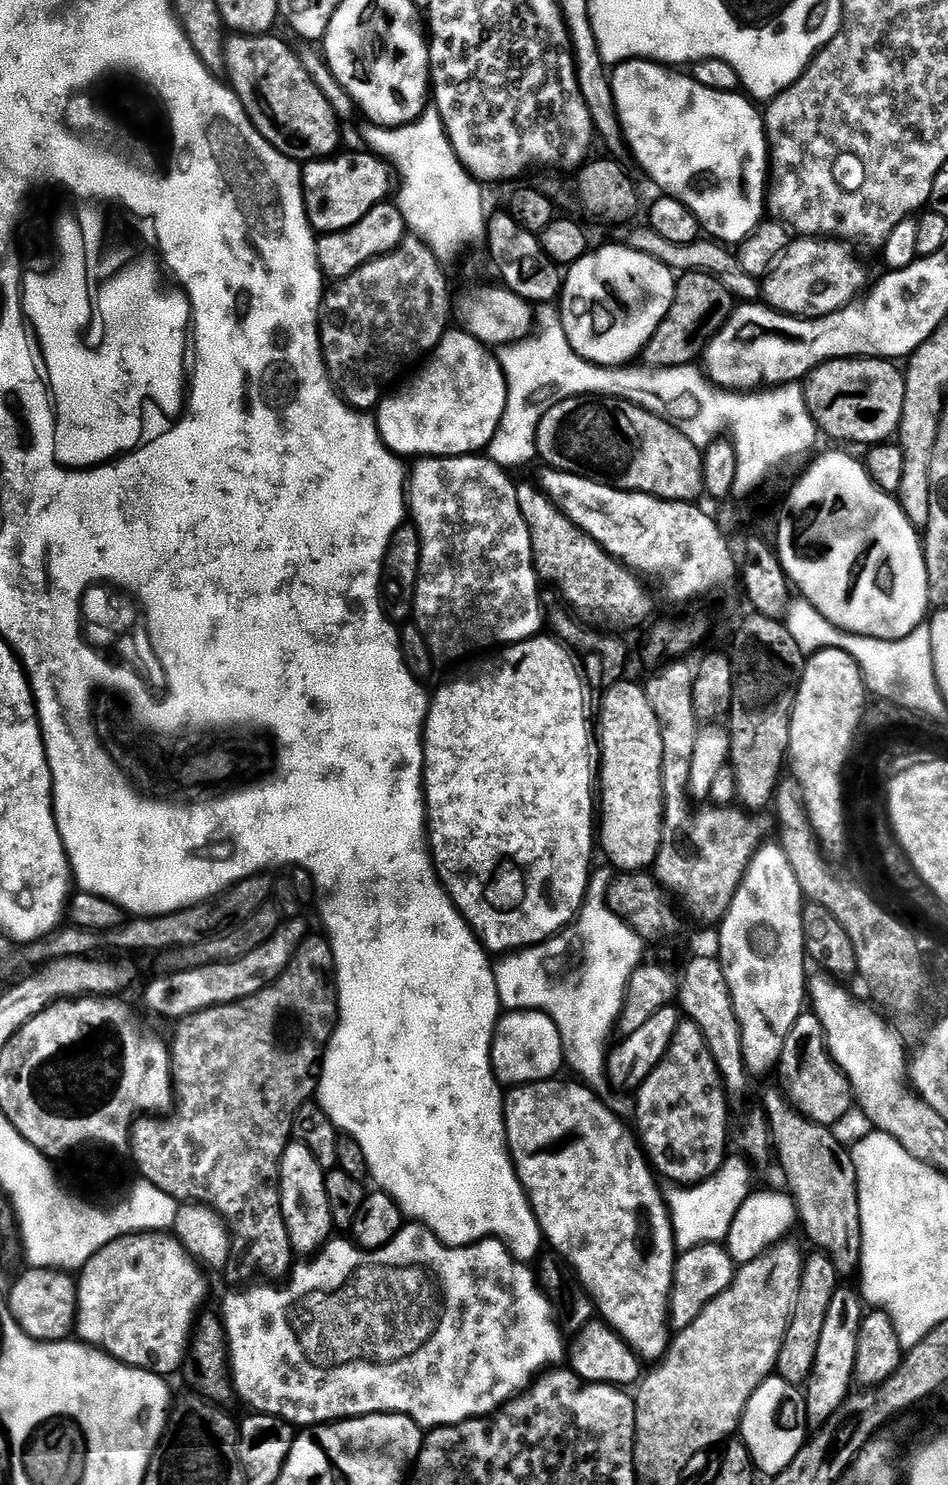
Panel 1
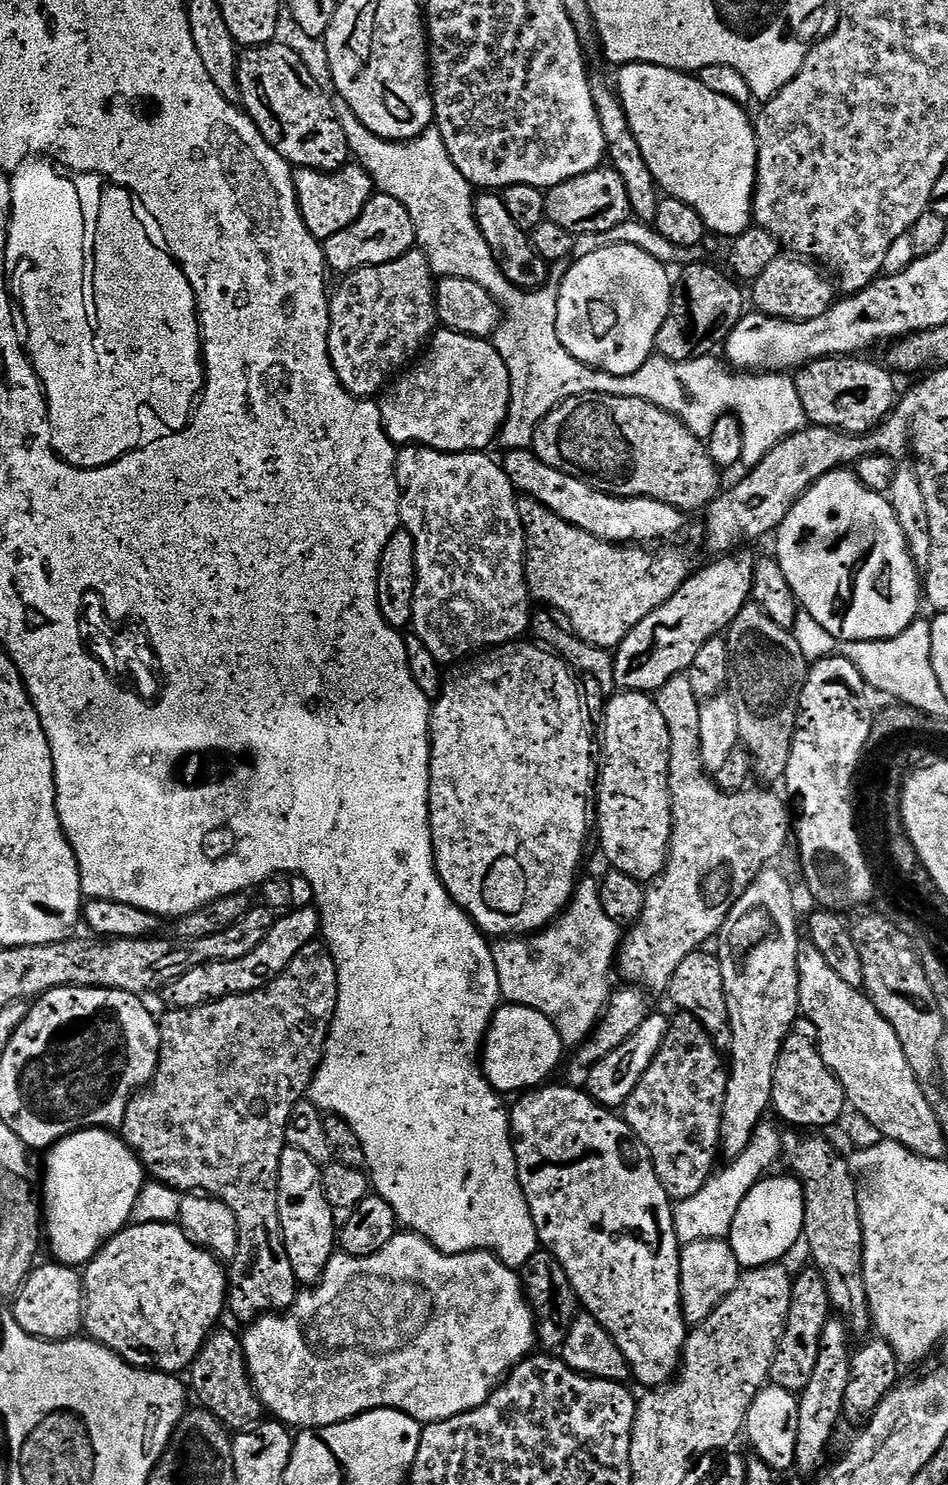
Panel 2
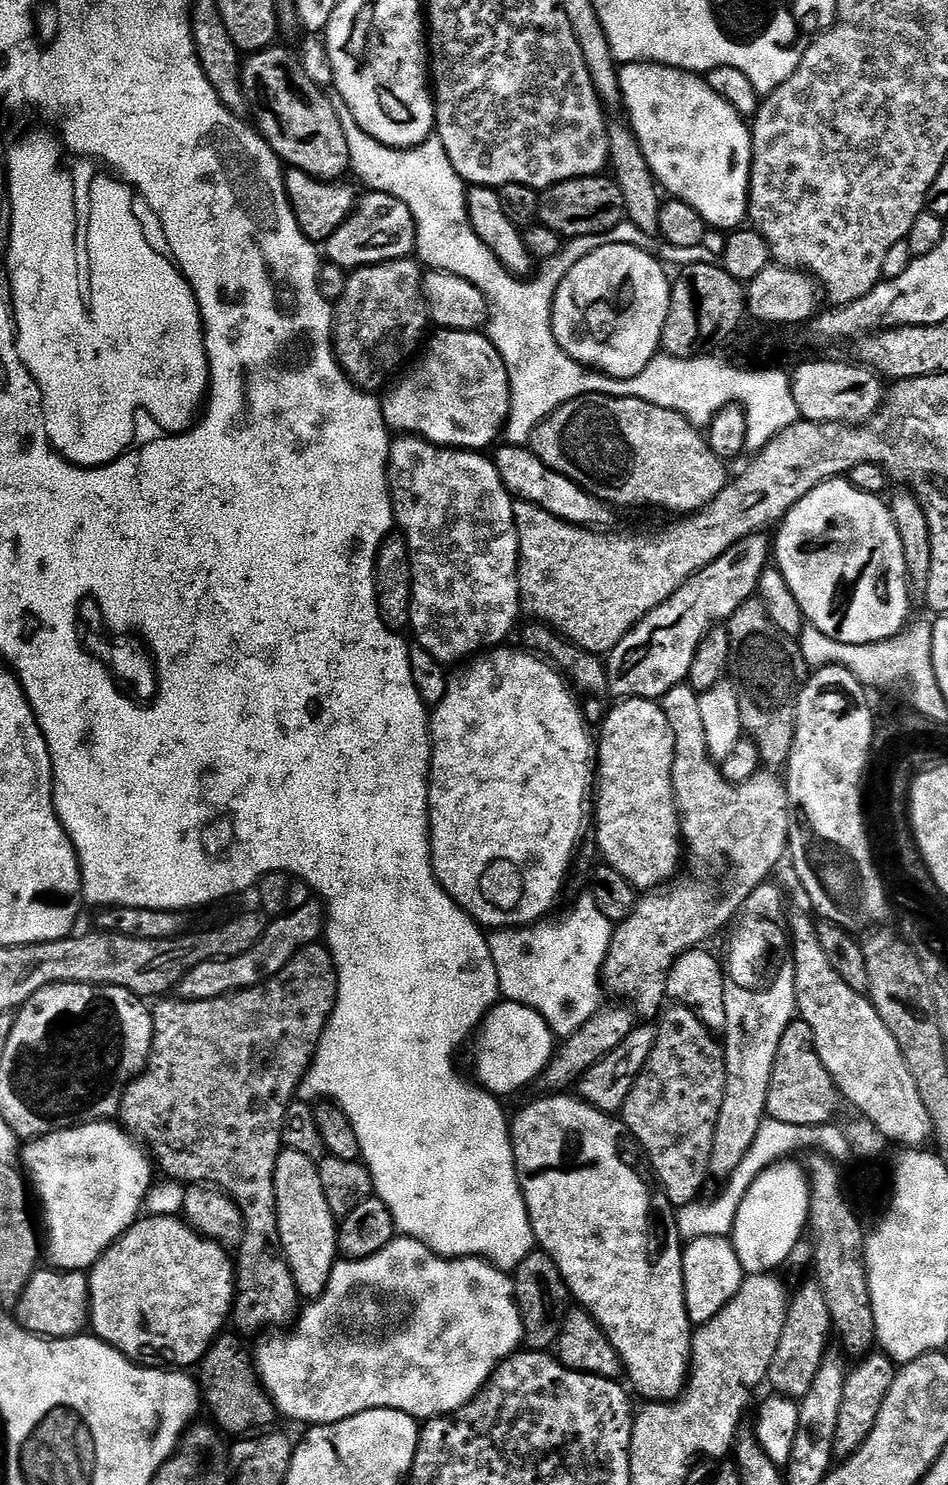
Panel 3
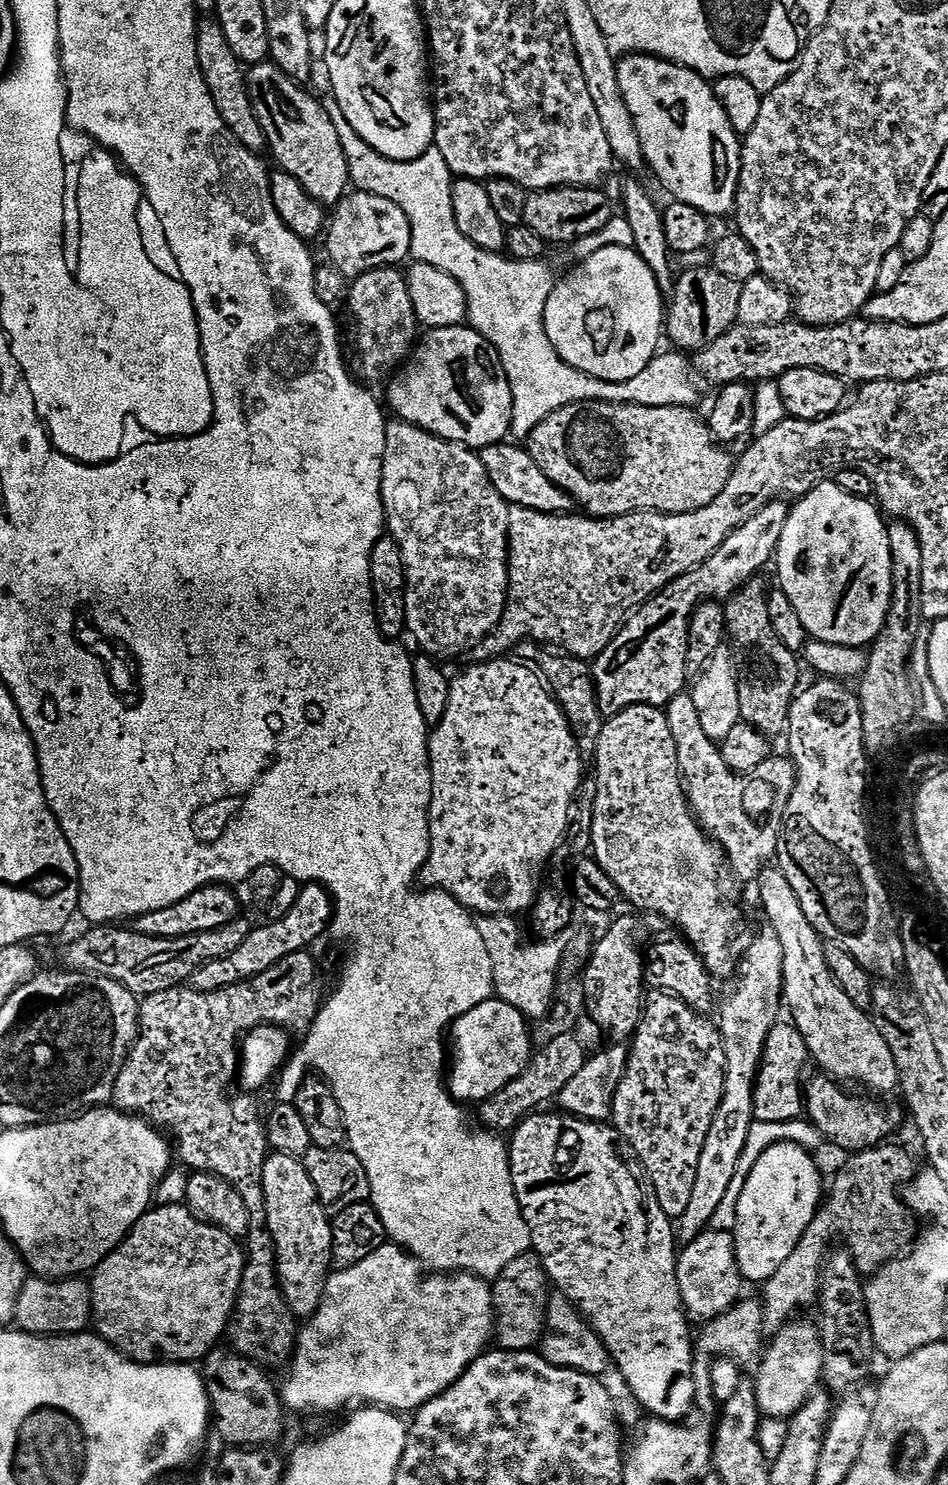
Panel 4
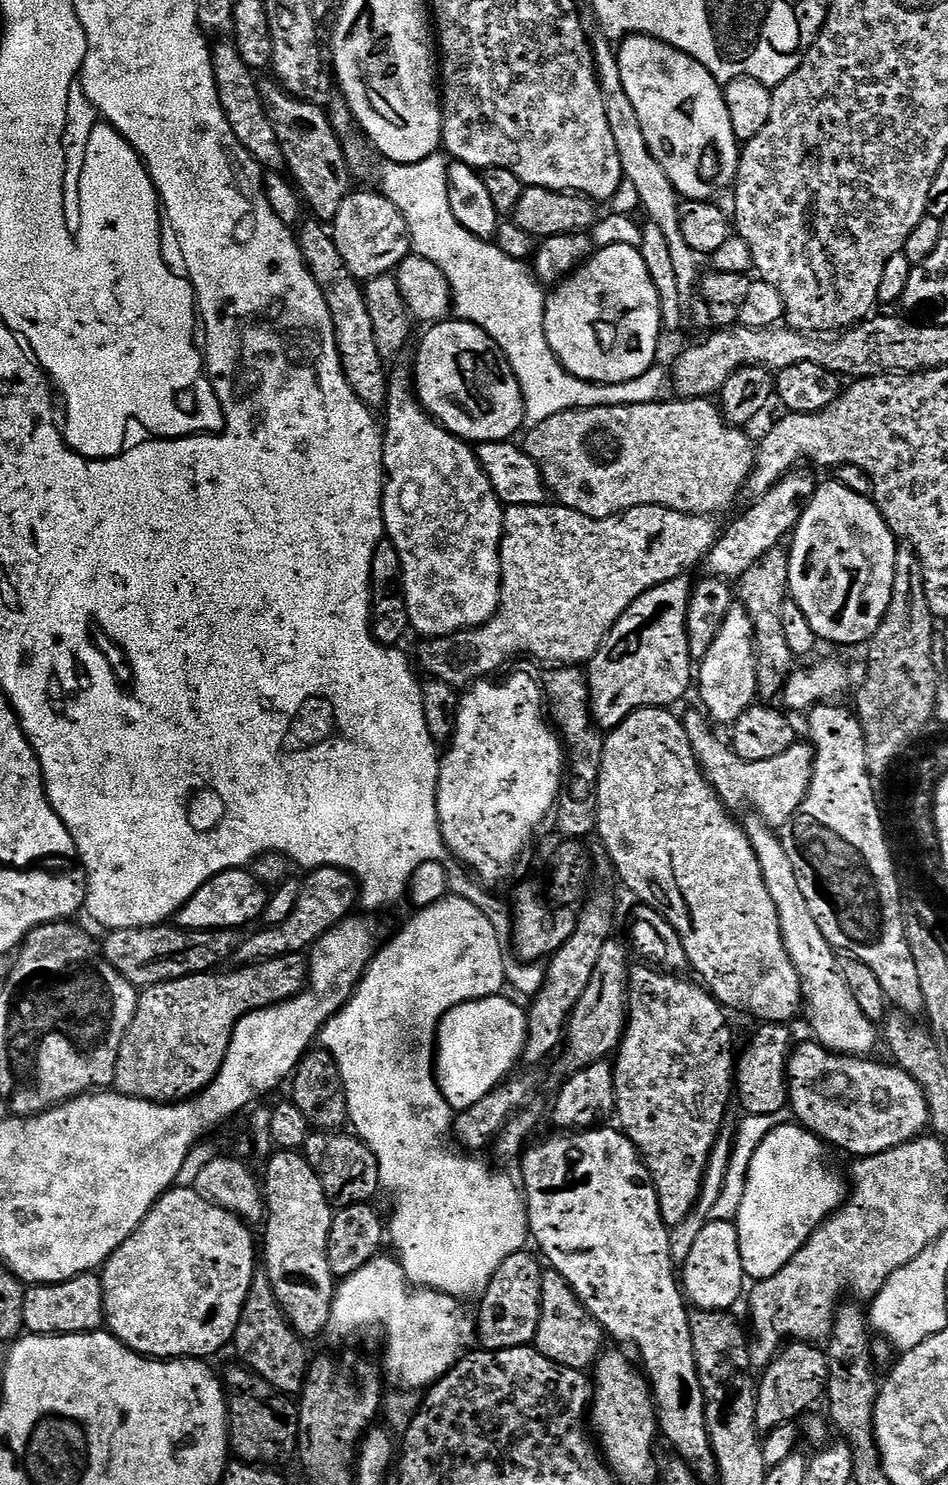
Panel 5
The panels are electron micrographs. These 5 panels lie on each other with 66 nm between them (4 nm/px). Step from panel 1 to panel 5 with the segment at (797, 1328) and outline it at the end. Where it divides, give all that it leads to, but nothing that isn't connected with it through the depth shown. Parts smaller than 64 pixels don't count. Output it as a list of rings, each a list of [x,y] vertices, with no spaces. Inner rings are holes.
[[[788,1342],[777,1352],[771,1364],[763,1369],[756,1390],[756,1427],[761,1433],[775,1433],[783,1424],[792,1424],[808,1400],[821,1399],[828,1381],[828,1358],[812,1342]]]

